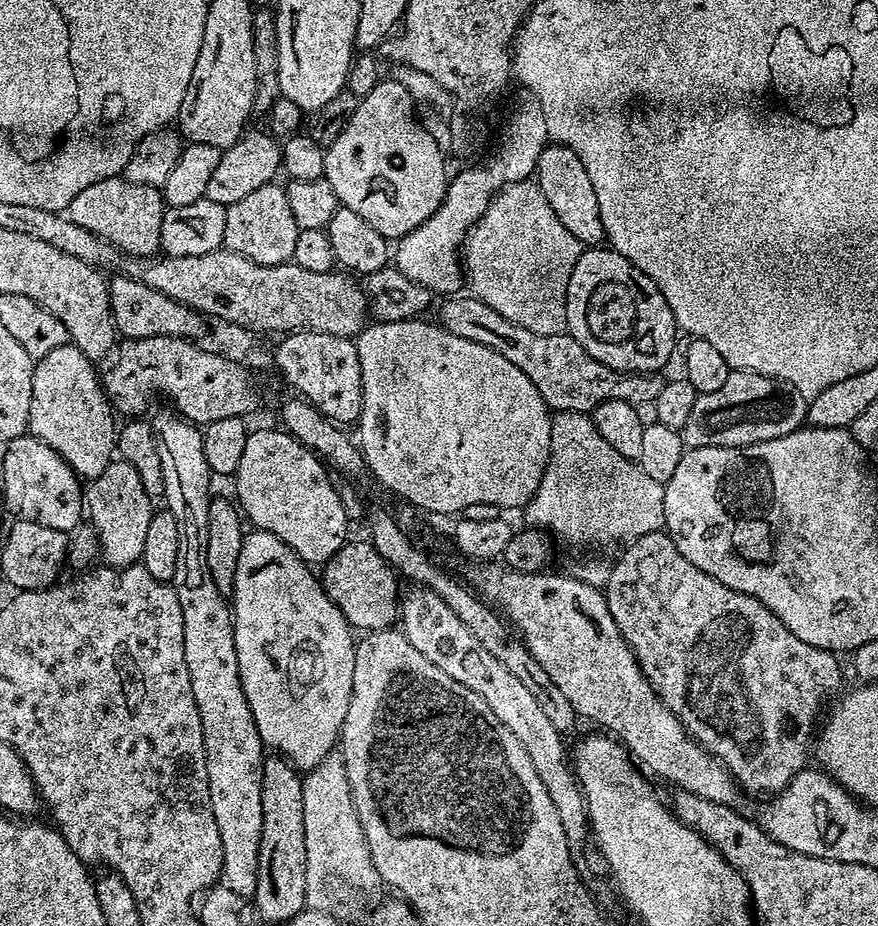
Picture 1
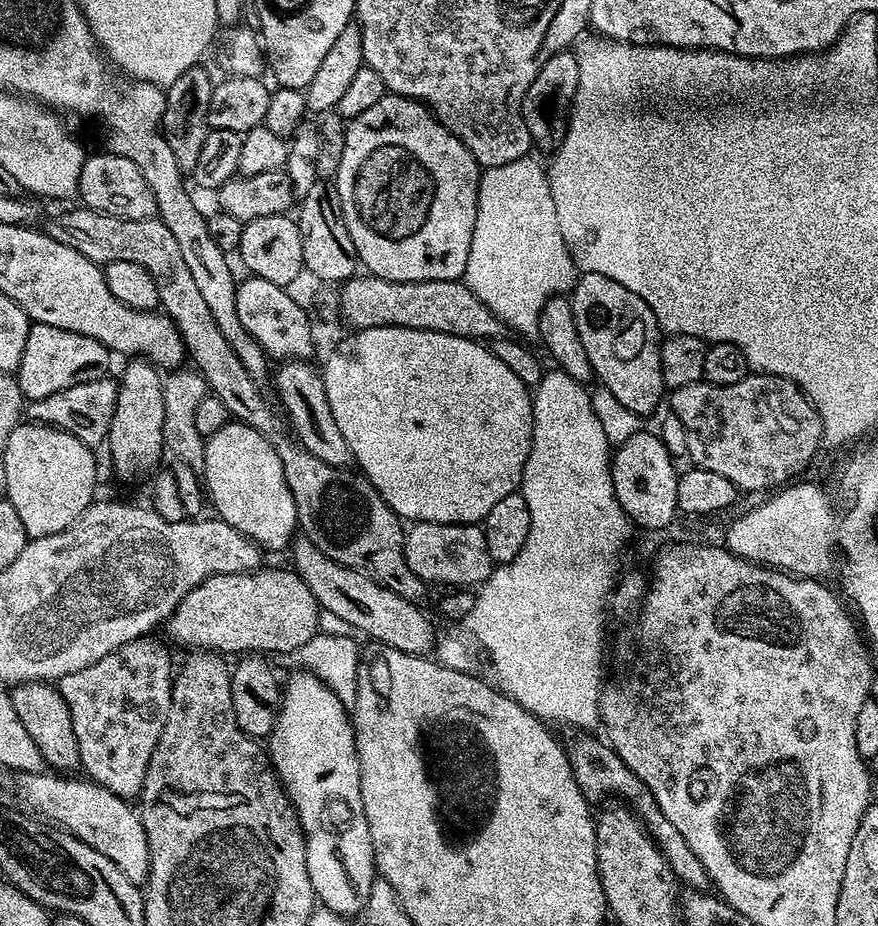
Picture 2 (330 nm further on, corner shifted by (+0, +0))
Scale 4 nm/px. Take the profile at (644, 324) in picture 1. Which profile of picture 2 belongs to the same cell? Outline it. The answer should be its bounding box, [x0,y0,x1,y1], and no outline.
[570,272,666,418]

